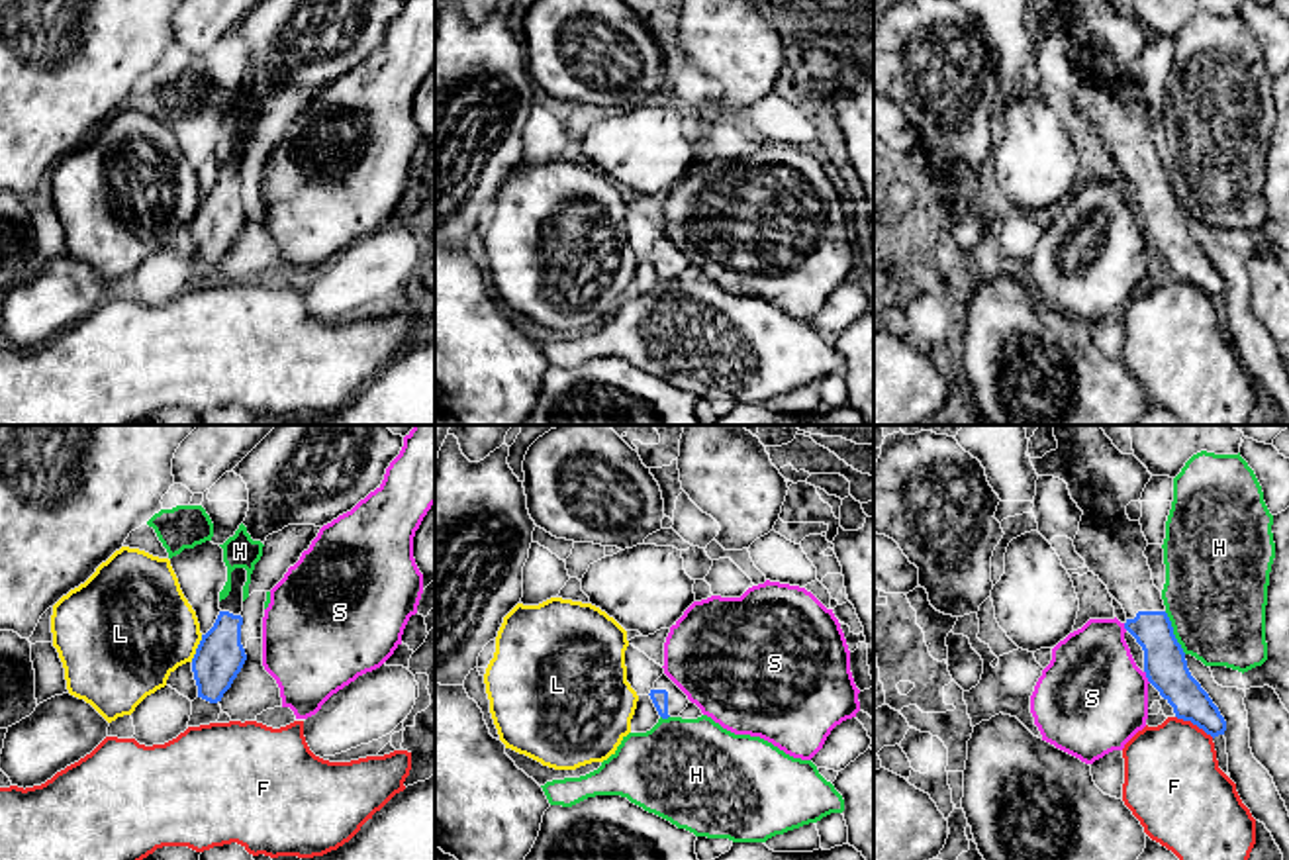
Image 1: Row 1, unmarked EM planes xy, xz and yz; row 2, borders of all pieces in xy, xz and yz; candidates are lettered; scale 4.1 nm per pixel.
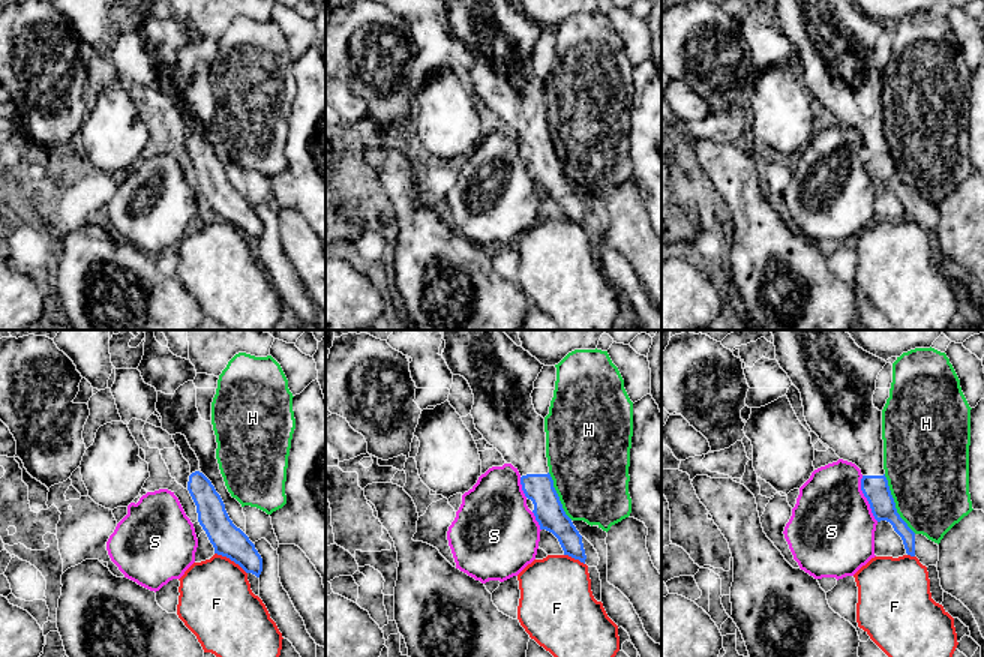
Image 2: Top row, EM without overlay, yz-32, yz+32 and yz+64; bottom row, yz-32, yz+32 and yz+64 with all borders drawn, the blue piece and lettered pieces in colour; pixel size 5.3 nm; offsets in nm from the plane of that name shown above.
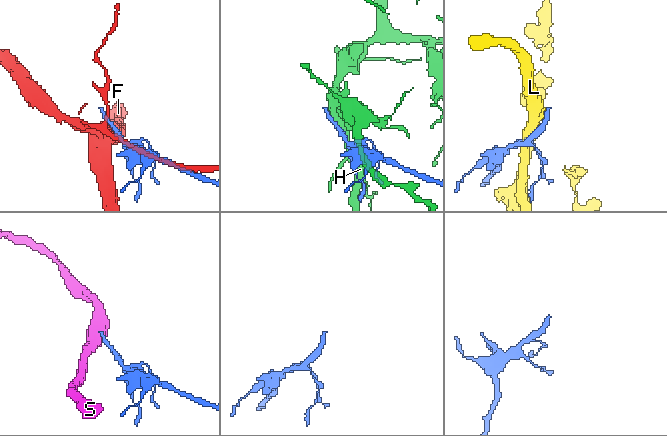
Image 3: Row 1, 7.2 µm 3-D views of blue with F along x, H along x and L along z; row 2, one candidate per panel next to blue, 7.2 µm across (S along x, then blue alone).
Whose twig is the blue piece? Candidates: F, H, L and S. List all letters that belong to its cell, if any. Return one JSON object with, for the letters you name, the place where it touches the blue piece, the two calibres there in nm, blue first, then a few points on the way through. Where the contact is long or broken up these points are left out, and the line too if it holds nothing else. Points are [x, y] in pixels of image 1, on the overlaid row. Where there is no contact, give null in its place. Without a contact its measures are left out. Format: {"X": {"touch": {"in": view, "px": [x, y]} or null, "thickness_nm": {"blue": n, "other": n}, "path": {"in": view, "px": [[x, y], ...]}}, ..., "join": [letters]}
{"join": []}

